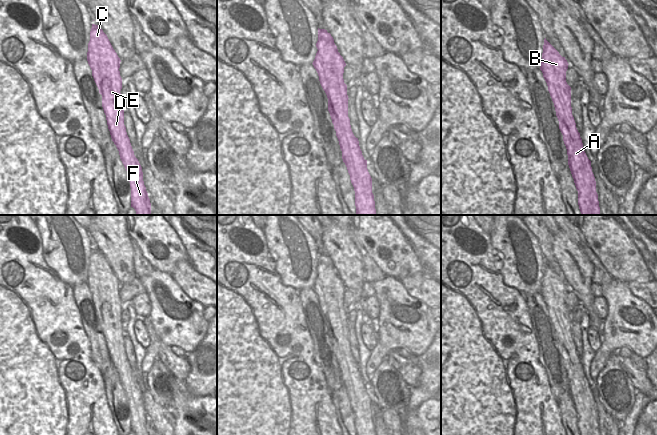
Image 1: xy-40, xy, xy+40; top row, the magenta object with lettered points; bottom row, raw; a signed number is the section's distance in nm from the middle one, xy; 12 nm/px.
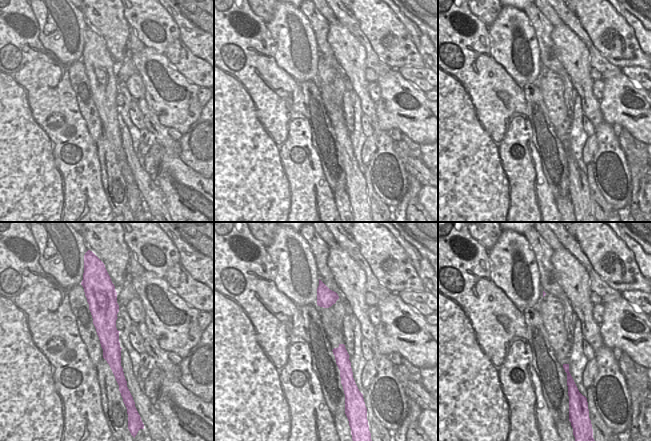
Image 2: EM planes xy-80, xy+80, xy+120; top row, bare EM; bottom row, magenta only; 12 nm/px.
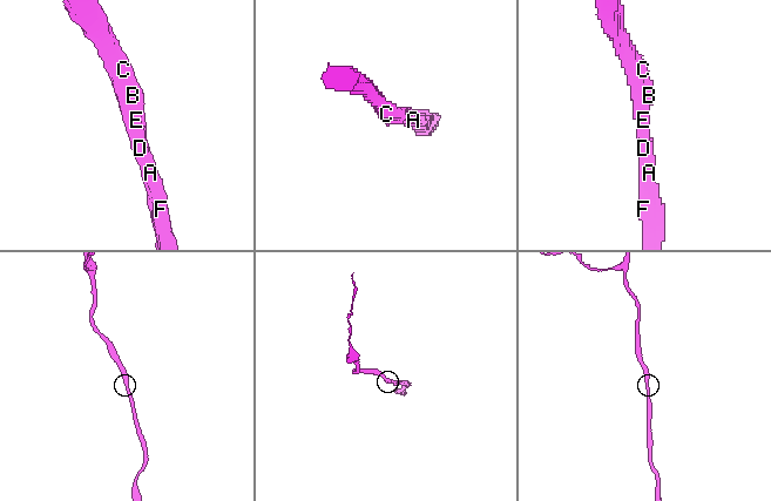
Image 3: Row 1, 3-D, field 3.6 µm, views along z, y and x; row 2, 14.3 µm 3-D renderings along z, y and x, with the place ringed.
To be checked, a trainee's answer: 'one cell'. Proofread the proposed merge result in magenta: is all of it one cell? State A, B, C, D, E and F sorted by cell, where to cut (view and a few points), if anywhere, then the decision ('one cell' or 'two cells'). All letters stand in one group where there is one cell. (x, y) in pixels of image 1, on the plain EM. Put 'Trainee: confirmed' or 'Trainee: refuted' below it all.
groups A B C D E F; cut none; one cell
Trainee: confirmed

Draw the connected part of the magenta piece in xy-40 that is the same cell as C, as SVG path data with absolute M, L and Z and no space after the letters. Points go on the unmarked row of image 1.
M92 248L88 267L87 285L92 300L102 319L102 331L106 339L112 365L127 395L131 412L131 431L135 435L151 435L151 427L143 405L142 391L134 379L124 349L124 325L120 317L120 282L107 259L98 249Z

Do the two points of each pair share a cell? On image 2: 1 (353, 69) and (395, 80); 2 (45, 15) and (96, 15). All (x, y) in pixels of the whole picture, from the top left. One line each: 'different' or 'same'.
1: different
2: different

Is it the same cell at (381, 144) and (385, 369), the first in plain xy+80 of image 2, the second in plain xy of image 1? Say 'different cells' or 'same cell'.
same cell

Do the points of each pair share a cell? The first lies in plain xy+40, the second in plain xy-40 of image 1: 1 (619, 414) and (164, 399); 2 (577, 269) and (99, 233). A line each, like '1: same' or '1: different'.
1: same
2: same

